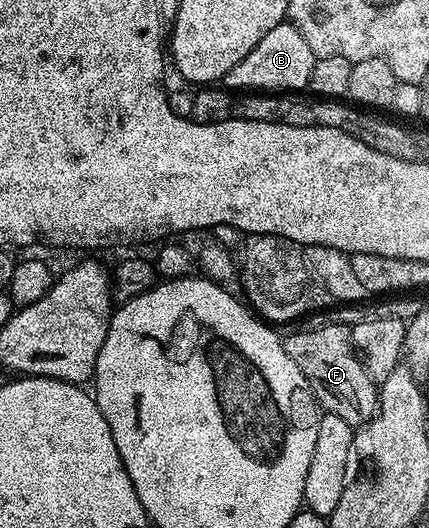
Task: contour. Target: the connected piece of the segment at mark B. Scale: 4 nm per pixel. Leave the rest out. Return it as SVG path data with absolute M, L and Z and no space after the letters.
M285 22L274 26L274 30L270 30L270 34L266 34L266 38L262 38L262 42L258 42L258 46L254 46L254 50L250 50L238 66L234 66L234 70L225 74L222 84L228 90L244 88L240 90L259 90L264 94L284 94L292 90L288 88L304 90L310 82L310 73L314 71L317 59L314 50L310 50L310 42L298 34L293 24Z

